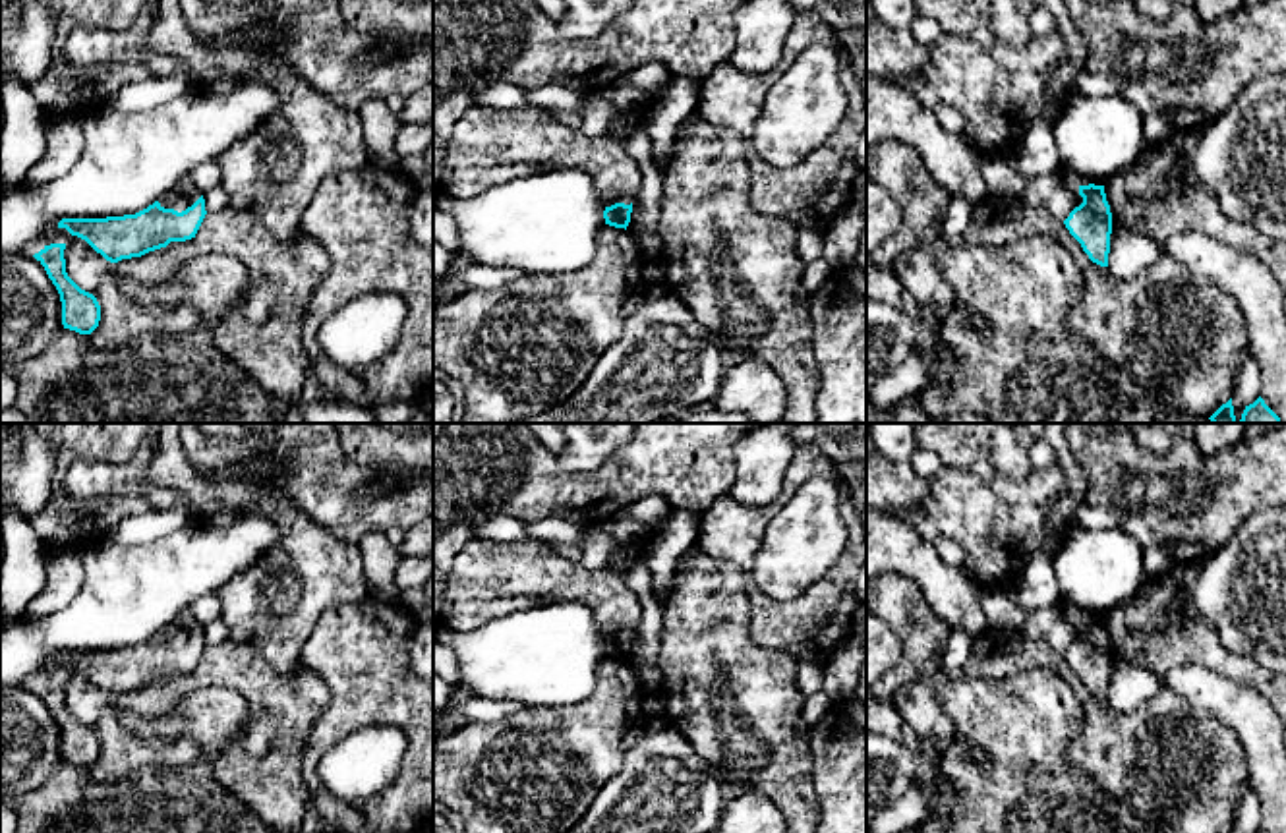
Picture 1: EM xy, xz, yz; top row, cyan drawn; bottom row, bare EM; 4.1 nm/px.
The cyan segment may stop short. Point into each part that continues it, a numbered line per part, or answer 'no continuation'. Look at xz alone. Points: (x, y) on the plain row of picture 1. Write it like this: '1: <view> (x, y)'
1: xz (490, 578)

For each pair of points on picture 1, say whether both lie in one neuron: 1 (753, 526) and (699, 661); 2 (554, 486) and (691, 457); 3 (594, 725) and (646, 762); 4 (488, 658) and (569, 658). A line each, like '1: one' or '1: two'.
1: two
2: one
3: two
4: one

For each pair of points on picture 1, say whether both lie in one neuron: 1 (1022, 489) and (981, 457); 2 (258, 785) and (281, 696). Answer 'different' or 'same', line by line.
1: same
2: same

